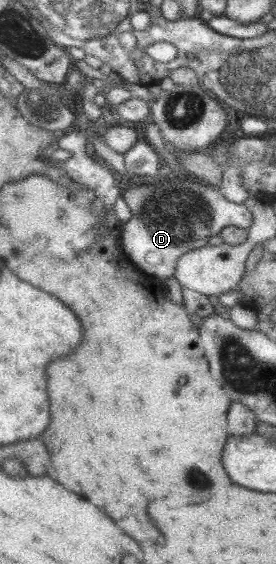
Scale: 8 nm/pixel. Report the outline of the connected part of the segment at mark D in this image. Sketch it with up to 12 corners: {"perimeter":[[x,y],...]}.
{"perimeter":[[191,177],[134,179],[118,244],[139,270],[173,277],[179,256],[245,206]]}

